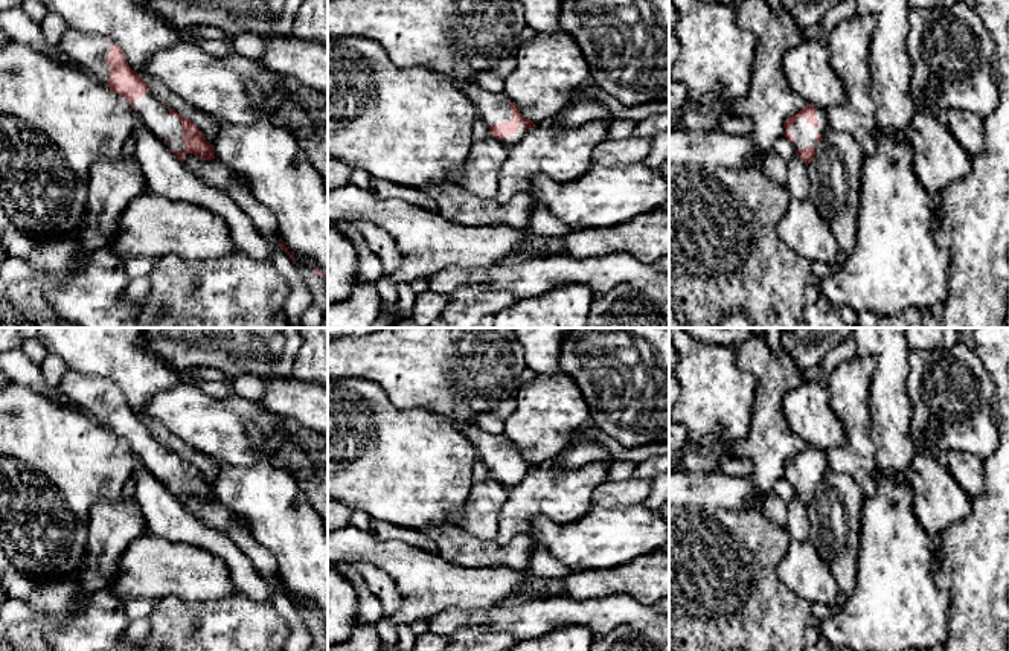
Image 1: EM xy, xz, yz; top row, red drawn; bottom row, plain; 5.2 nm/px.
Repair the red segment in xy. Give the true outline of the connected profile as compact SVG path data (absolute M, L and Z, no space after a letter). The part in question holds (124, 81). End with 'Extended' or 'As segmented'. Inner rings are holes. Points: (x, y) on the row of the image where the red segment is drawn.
M67 27L58 49L125 98L136 116L163 140L181 163L186 154L203 160L215 159L212 143L204 139L200 128L154 99L116 43Z. Extended

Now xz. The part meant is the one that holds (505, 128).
M459 82L462 91L474 102L479 117L489 128L489 136L508 146L515 146L535 123L521 116L520 110L503 95L483 90L479 84Z. Extended

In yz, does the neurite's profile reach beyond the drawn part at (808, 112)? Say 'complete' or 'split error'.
split error

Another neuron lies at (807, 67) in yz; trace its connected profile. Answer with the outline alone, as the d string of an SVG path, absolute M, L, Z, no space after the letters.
M803 40L782 56L780 67L806 104L825 111L846 104L846 87L829 64L826 43Z

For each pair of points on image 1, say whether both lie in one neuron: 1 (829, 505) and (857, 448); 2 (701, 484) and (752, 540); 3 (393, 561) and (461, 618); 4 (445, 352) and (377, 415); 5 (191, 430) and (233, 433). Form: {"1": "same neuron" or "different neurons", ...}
{"1": "different neurons", "2": "different neurons", "3": "different neurons", "4": "different neurons", "5": "same neuron"}

